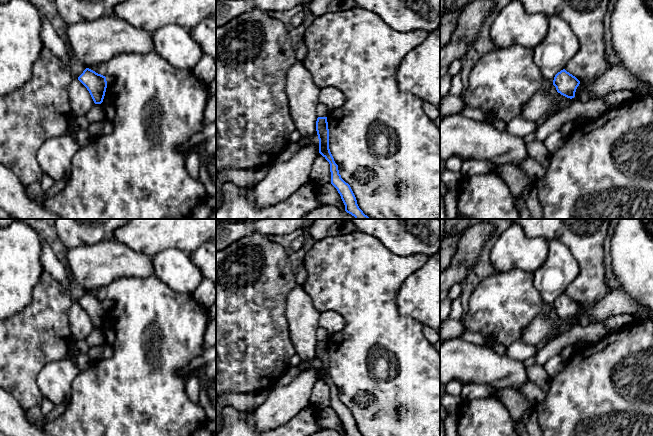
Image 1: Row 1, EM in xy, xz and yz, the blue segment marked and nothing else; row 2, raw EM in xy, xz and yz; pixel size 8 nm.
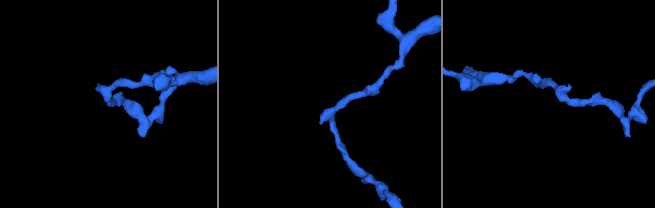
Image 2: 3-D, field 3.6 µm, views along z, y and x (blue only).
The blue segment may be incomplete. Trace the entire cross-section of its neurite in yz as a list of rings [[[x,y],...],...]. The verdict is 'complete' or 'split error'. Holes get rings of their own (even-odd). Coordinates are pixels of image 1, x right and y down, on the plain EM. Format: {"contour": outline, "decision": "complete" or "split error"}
{"contour": [[[565,293],[558,296],[553,304],[553,309],[556,311],[557,316],[570,323],[575,321],[579,308],[580,305]]], "decision": "complete"}

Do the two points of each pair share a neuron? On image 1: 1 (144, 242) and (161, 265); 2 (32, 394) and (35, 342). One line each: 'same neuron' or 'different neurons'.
1: different neurons
2: same neuron

